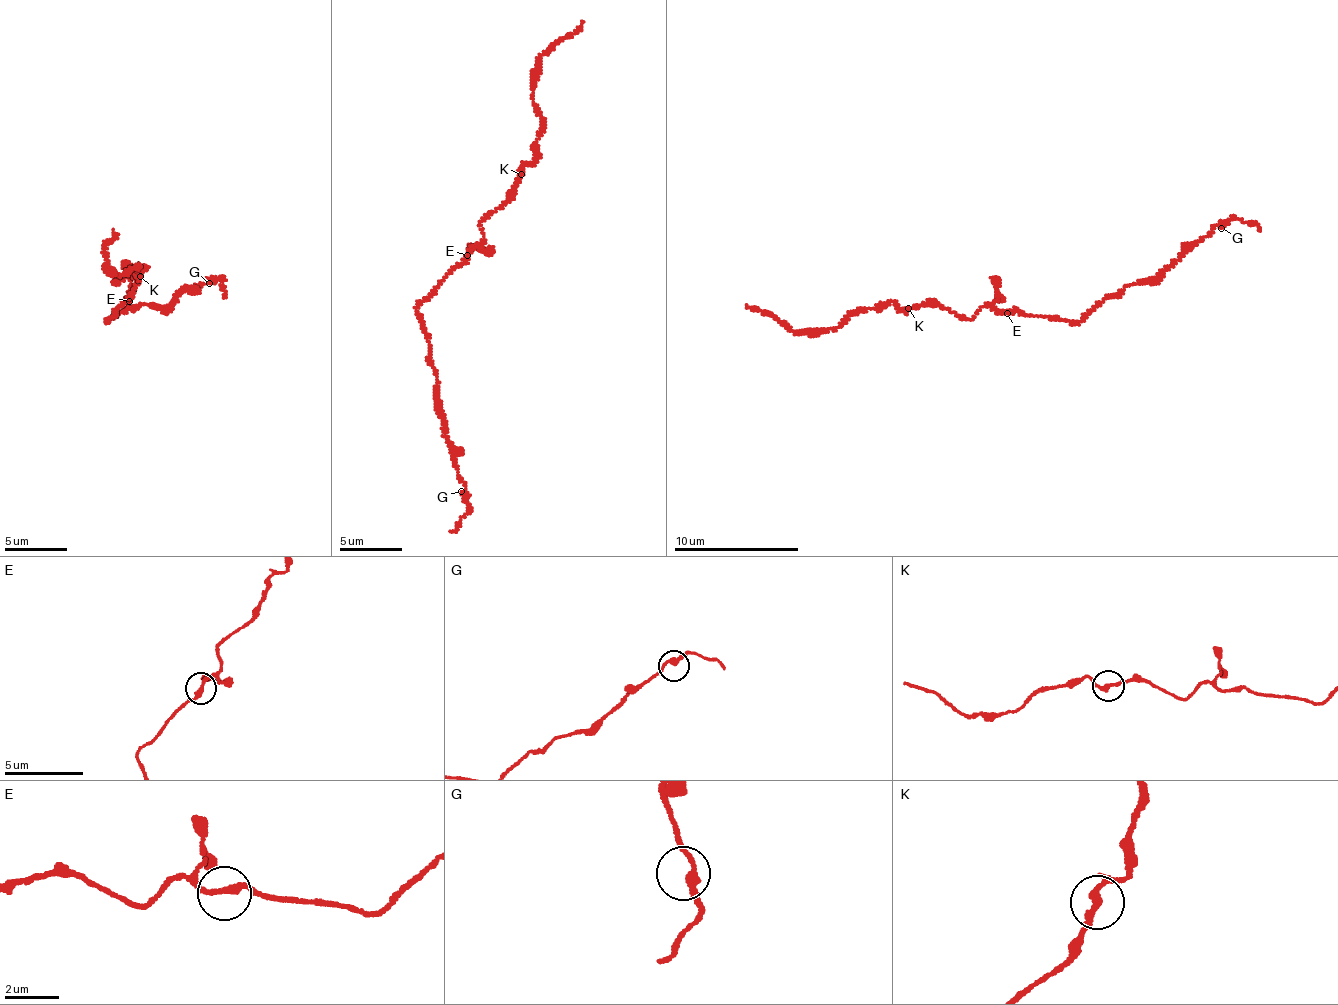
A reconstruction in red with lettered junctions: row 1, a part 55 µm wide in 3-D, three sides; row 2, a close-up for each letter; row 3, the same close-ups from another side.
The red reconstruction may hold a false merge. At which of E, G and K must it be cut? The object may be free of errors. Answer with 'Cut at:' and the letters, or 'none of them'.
Cut at: K

